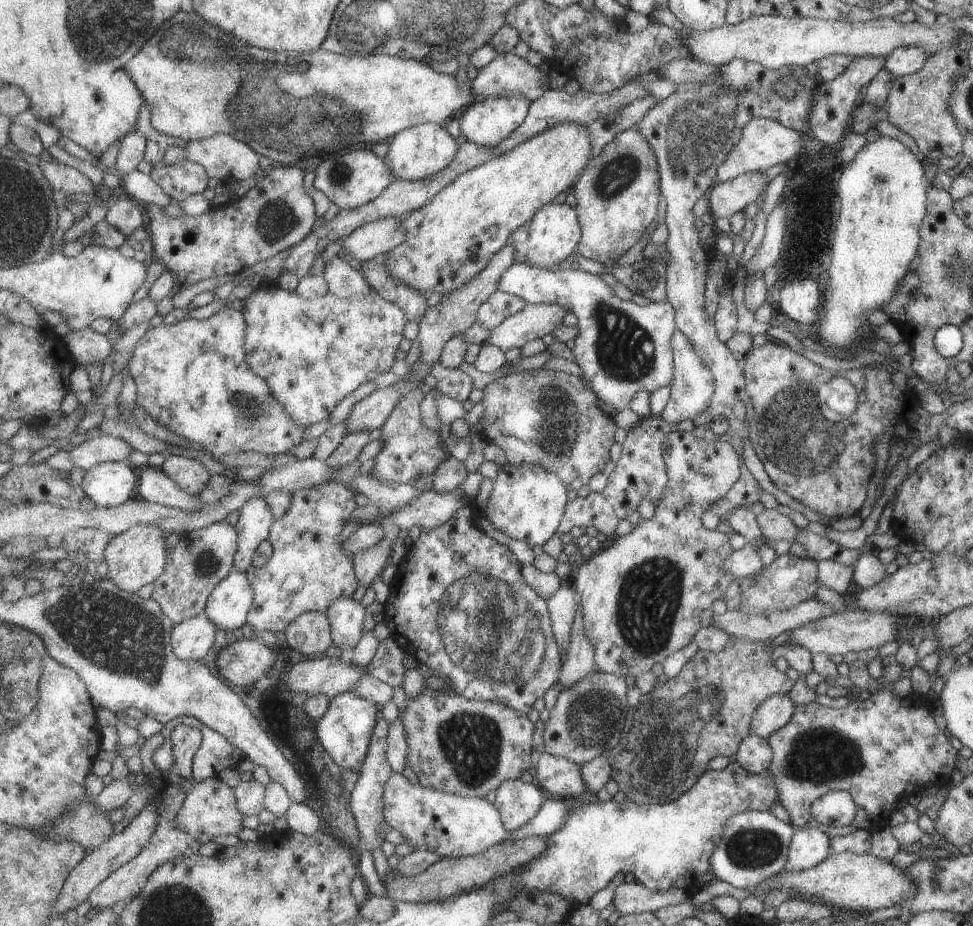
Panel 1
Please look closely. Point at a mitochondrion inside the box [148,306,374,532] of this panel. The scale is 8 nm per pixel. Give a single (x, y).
(250, 407)

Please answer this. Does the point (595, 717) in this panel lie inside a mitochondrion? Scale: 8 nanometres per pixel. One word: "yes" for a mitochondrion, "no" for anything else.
yes

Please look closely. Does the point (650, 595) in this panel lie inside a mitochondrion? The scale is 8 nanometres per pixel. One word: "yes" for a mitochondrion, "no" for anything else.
yes

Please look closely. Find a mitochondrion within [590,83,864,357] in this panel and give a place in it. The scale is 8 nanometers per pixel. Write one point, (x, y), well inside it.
(617, 175)

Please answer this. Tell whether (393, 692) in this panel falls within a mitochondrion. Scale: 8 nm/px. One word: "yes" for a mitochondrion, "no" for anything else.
no

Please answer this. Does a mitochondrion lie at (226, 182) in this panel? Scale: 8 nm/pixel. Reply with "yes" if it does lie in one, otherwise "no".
no

